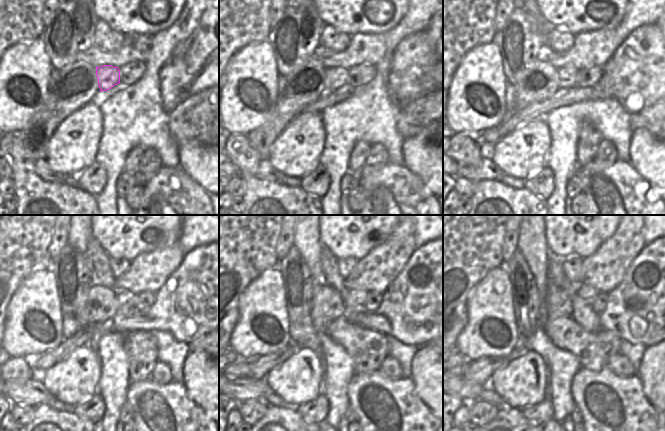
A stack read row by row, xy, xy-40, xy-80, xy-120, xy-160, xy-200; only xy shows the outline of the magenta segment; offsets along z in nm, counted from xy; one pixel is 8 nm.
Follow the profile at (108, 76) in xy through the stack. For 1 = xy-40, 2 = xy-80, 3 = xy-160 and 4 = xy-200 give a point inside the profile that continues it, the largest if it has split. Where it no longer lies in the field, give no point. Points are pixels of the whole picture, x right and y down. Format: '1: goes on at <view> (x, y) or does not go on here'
1: goes on at xy-40 (336, 77)
2: goes on at xy-80 (566, 75)
3: goes on at xy-160 (354, 307)
4: goes on at xy-200 (587, 292)

